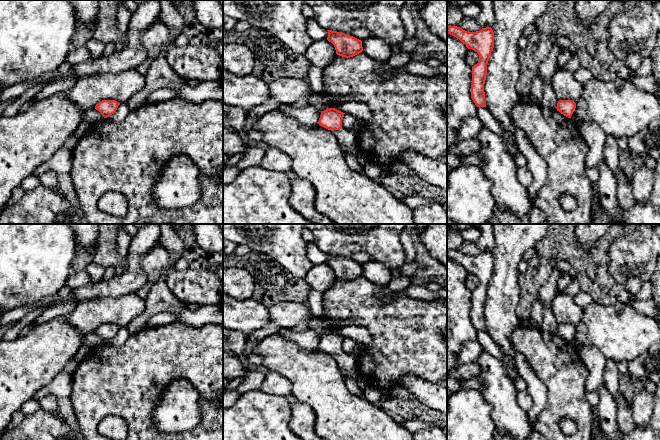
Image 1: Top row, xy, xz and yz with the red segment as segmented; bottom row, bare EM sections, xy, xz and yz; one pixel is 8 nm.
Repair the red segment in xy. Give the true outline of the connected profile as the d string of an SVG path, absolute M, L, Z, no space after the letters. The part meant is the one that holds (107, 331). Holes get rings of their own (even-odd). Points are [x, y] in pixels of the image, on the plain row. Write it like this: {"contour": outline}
{"contour": "M102 324L96 328L95 333L98 334L104 342L107 342L114 338L120 329L115 324Z"}

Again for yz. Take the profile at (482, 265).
{"contour": "M447 250L447 257L459 263L468 273L479 279L479 285L472 291L471 322L477 331L486 331L484 308L487 288L494 272L494 256L491 251L477 256L468 256L457 250Z"}

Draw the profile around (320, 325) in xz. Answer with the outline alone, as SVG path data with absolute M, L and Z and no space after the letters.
M312 318L309 322L308 322L308 327L310 329L313 329L315 331L317 331L320 335L324 335L327 333L331 332L331 328L327 325L327 322L325 319L321 318Z

